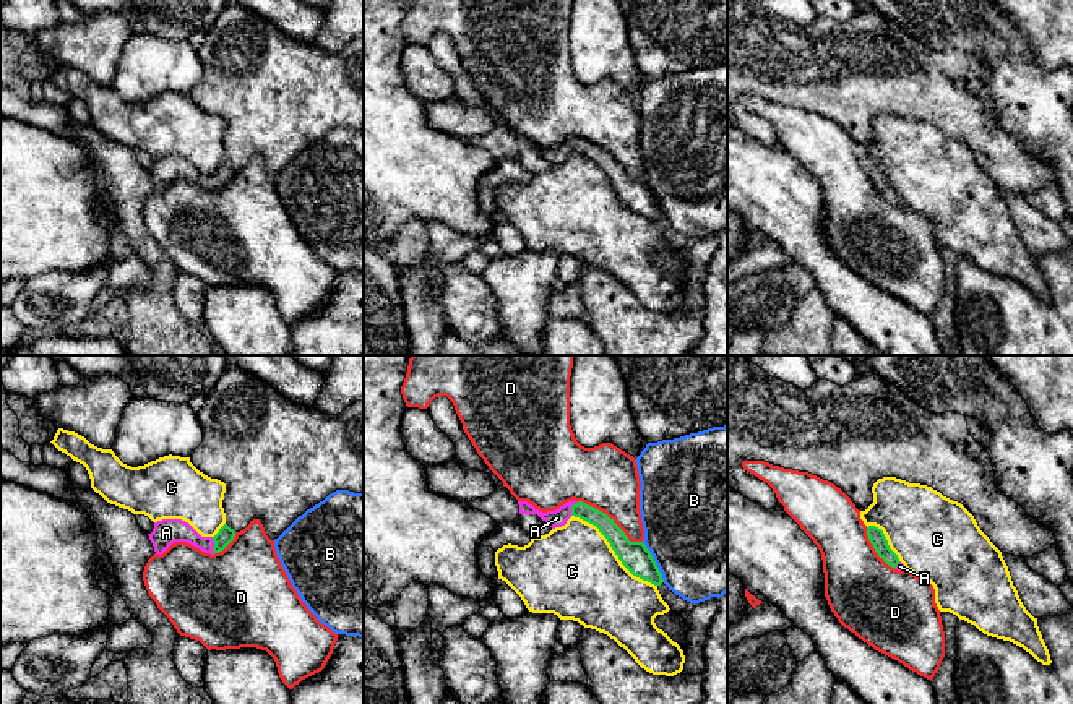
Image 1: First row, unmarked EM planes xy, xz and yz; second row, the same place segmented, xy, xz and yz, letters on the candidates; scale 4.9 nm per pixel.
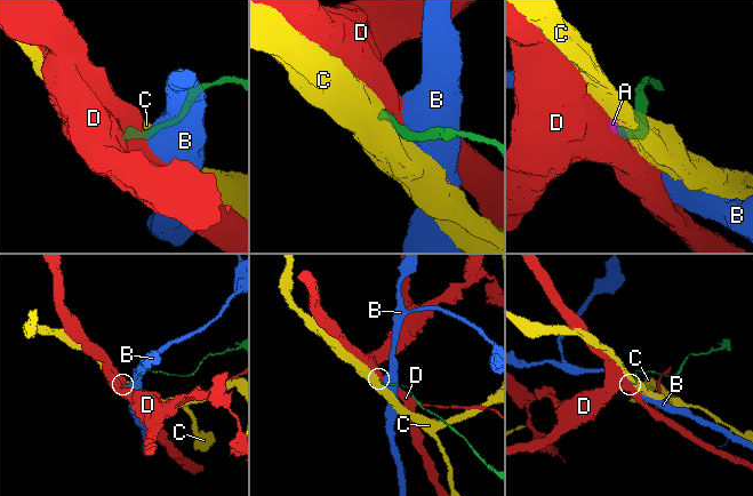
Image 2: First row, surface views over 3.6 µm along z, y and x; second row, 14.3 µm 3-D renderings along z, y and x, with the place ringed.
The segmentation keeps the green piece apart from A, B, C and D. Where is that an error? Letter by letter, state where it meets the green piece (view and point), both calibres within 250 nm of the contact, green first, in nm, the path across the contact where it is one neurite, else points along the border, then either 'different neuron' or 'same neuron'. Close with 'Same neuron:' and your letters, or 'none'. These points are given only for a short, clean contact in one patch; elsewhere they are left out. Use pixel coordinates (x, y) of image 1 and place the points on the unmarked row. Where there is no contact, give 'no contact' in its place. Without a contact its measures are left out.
A: contact xy (215, 182); calibres 80 and 130 nm; way xy (226, 171), (215, 182), (185, 169), (166, 169); same neuron
B: contact xz (655, 198); calibres 150 and 500 nm; different neuron
C: contact xz (612, 185); calibres 150 and 460 nm; different neuron
D: contact xz (611, 156); calibres 150 and 320 nm; different neuron
Same neuron: A

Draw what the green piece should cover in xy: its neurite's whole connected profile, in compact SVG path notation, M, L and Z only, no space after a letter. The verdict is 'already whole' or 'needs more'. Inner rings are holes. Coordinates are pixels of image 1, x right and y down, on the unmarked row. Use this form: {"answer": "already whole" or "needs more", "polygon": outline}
{"answer": "needs more", "polygon": "M162 156L154 159L154 165L148 172L157 191L162 191L175 178L187 178L205 190L214 191L234 177L235 167L224 161L214 174L201 174L182 156Z"}

